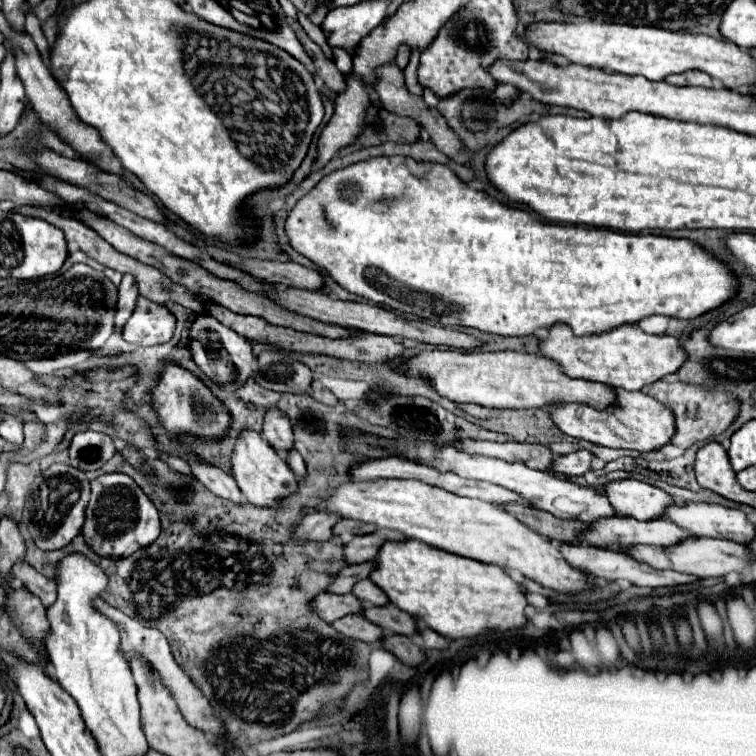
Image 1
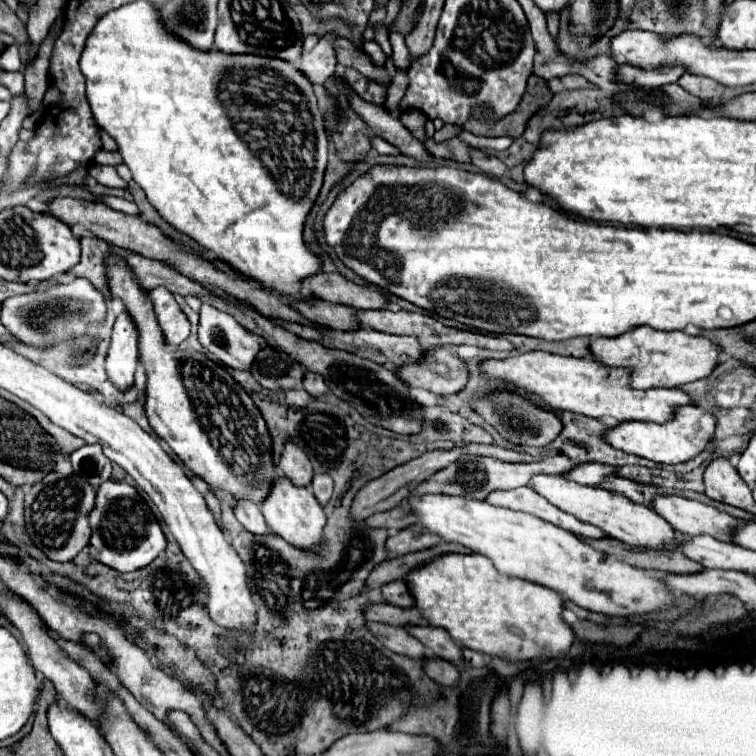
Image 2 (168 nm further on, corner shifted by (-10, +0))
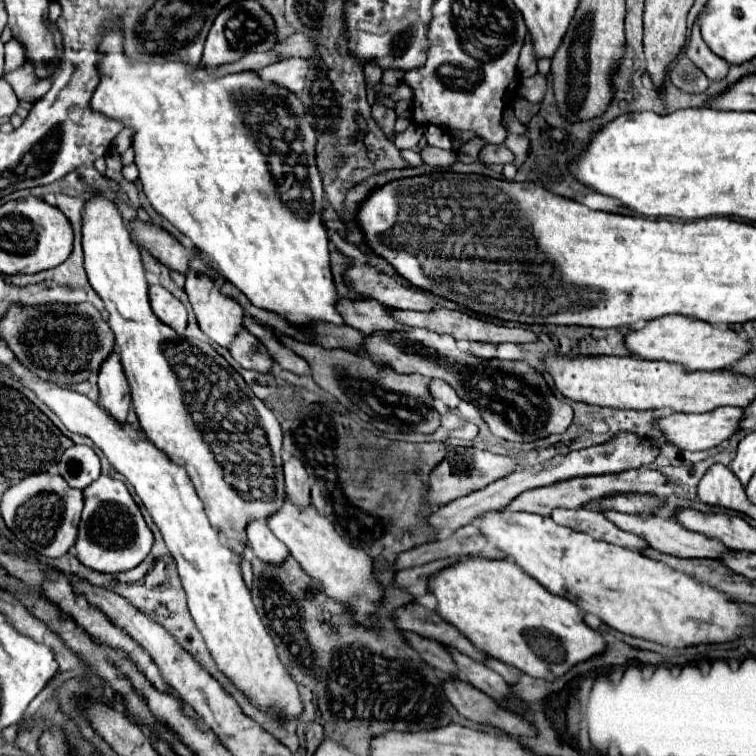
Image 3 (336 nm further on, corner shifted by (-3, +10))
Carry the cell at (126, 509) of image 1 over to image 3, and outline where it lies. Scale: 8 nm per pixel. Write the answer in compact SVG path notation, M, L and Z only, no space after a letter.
M101 476L89 484L83 494L85 508L75 542L77 558L97 572L125 572L141 564L153 546L153 532L145 524L141 510L129 494L127 486L109 476Z

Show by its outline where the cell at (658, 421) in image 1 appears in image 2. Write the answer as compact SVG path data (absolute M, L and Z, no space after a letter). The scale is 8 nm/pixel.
M682 406L678 410L678 416L666 424L654 424L654 422L622 422L614 426L604 438L610 446L636 454L648 460L654 460L658 464L680 464L690 458L696 458L700 452L706 450L706 446L714 440L716 420L714 414L708 410L702 410L698 406Z

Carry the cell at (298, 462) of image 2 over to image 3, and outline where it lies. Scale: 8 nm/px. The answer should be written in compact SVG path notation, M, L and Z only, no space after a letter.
M287 456L283 462L283 474L285 474L285 492L287 496L299 504L299 506L307 506L309 500L309 474L305 472L303 464L299 458L295 456Z

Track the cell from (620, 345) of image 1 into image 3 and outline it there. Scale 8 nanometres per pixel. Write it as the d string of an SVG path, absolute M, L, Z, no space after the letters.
M661 316L647 322L639 330L631 330L625 336L625 348L645 360L667 360L679 364L687 372L715 372L731 366L739 356L749 352L749 342L741 340L729 328L715 328L703 320L687 316Z

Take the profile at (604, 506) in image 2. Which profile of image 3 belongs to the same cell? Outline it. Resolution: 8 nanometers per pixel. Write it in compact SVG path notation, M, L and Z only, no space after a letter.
M603 510L601 514L607 516L607 520L615 522L621 530L643 538L651 548L655 548L659 552L665 552L665 554L671 554L671 556L679 556L679 558L719 558L721 554L731 552L731 550L723 548L723 544L719 544L717 540L683 528L673 518L661 518L661 516L655 516L655 514L649 514L649 516L627 514L627 512L615 512L615 510Z

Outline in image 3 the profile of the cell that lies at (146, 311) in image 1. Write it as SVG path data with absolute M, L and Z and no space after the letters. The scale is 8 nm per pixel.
M161 284L149 286L149 302L161 322L171 326L175 332L183 334L187 326L187 310L169 290L165 290Z

